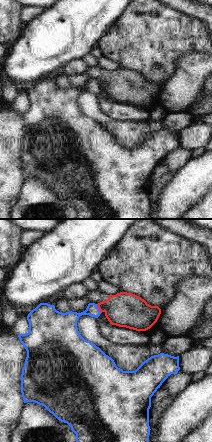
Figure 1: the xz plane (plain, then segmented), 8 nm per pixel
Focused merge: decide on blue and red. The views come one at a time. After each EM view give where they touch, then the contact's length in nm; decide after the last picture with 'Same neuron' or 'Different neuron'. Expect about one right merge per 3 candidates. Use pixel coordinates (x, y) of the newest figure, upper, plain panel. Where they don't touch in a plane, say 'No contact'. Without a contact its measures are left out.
Touches blue at (98, 84). Shared border 80 nm

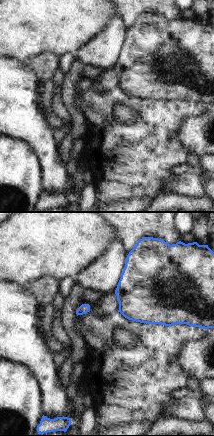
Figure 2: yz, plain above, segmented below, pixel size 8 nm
Touches blue at (77, 86). Shared border 40 nm

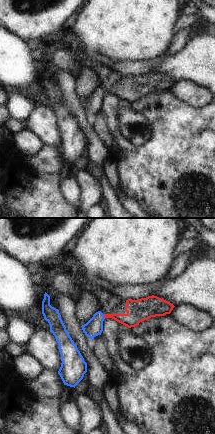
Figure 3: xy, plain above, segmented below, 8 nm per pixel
Touches blue at (103, 92). Shared border 40 nm

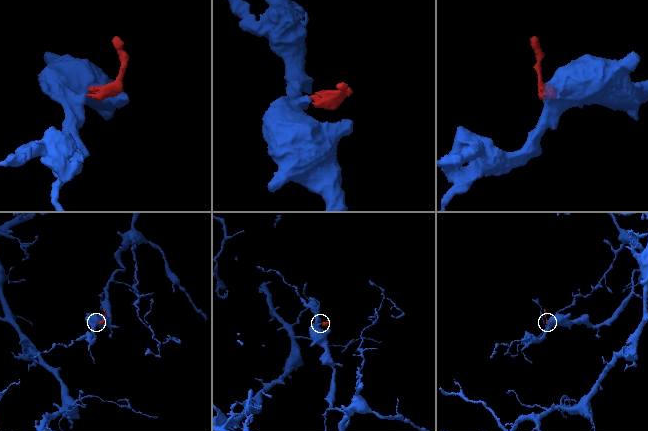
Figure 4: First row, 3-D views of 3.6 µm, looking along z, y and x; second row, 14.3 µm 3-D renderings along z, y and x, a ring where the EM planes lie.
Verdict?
Different neuron

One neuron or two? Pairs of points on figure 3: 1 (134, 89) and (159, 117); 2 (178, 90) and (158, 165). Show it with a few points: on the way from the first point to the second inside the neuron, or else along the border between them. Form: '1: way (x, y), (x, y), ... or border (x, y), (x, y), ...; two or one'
1: border (165, 91), (151, 92), (130, 103), (118, 97); two
2: border (169, 90), (185, 103), (197, 107); two

